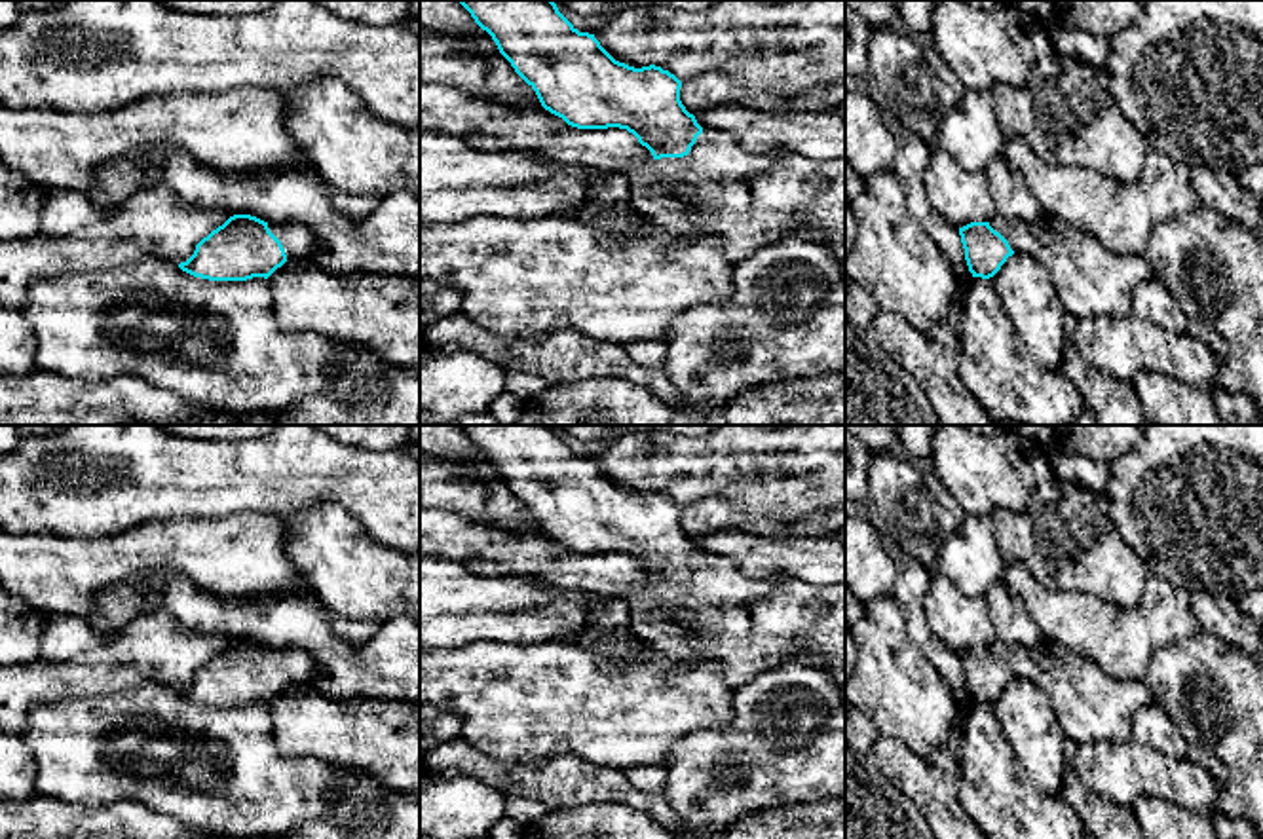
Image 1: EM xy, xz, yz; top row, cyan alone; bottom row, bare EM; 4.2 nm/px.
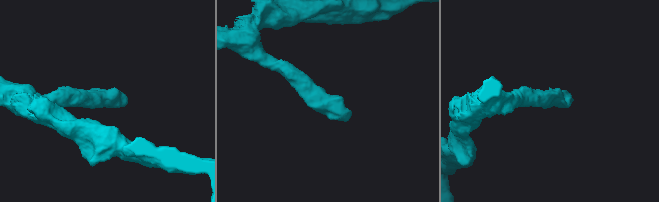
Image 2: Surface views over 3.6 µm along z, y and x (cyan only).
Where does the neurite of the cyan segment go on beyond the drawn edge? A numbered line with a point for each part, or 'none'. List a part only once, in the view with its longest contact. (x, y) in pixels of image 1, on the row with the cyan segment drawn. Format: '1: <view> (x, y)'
1: xz (749, 202)

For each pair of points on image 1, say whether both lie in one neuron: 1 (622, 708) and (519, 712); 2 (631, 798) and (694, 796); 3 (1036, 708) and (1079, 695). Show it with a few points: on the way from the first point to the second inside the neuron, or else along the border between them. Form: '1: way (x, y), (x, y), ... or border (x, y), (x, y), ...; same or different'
1: way (597, 708), (544, 708); same
2: border (661, 794), (678, 819); different
3: border (1017, 676), (1028, 678), (1045, 693), (1066, 737); different

